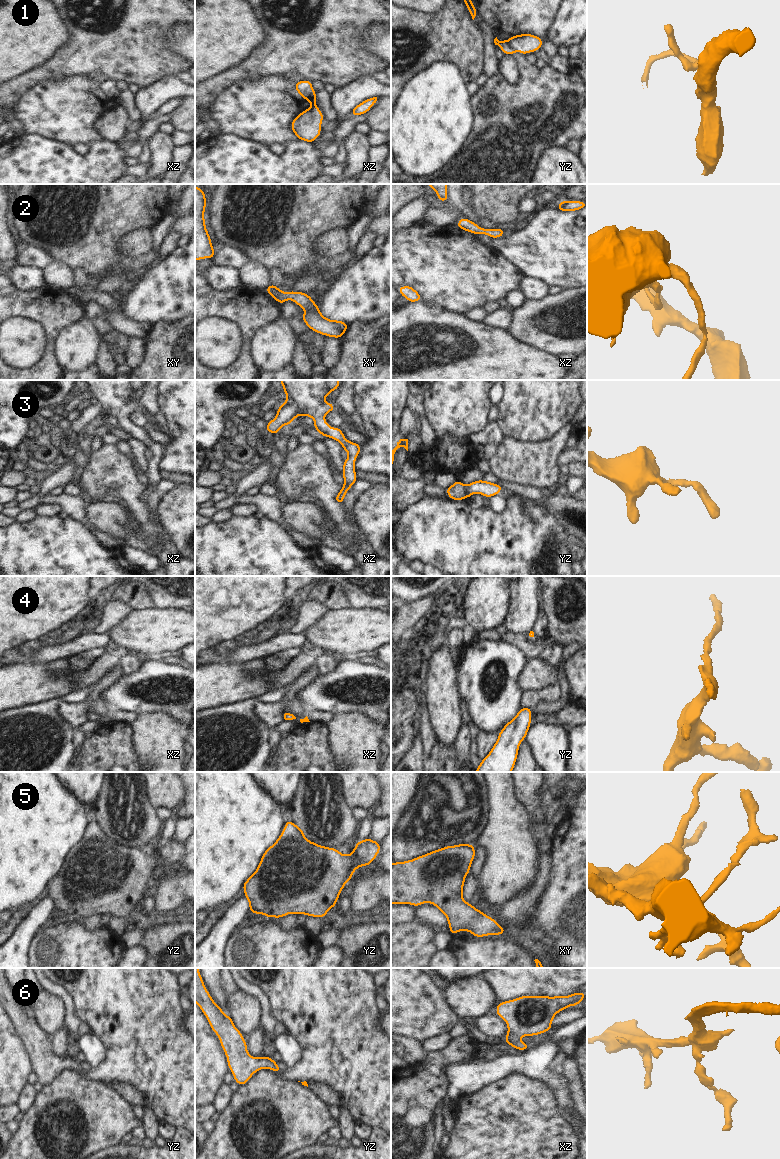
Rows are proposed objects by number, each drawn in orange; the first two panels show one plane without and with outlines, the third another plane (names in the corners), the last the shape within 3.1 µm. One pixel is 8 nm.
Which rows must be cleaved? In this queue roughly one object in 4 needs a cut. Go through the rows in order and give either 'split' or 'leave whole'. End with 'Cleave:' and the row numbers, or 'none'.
1: split
2: leave whole
3: leave whole
4: leave whole
5: leave whole
6: leave whole
Cleave: 1

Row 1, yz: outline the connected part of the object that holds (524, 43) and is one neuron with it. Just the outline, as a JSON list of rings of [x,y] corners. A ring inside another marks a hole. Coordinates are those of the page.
[[[524,33],[521,35],[513,35],[508,39],[508,42],[515,48],[516,51],[524,56],[529,52],[535,52],[542,47],[543,40],[535,35]]]

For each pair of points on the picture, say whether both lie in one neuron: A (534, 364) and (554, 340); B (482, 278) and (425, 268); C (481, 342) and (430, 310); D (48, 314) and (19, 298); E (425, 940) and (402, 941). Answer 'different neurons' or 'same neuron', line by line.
A: different neurons
B: same neuron
C: same neuron
D: same neuron
E: same neuron

